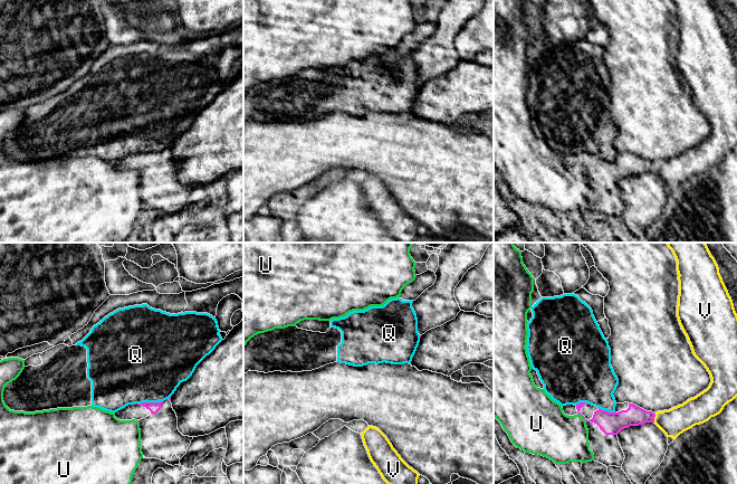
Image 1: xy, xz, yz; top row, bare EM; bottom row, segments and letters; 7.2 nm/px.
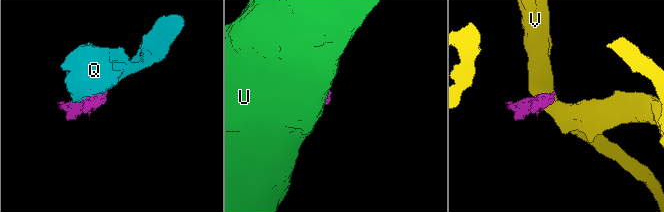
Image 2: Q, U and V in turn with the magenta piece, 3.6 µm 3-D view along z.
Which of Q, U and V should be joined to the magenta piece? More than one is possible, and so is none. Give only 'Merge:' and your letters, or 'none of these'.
Merge: none of these

